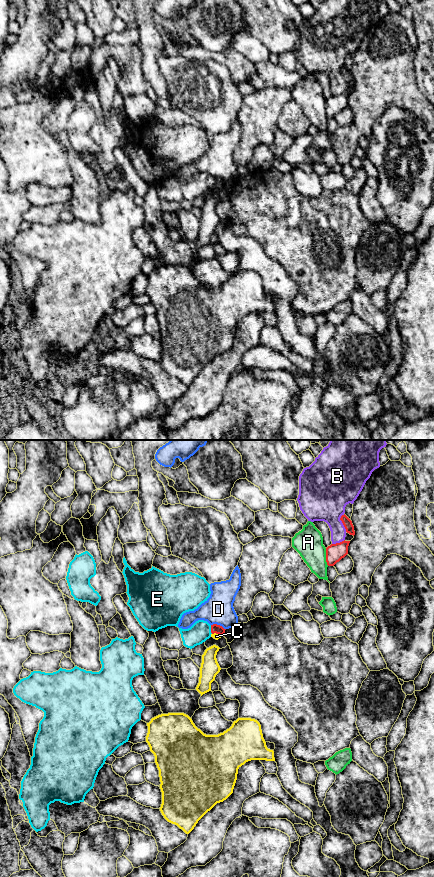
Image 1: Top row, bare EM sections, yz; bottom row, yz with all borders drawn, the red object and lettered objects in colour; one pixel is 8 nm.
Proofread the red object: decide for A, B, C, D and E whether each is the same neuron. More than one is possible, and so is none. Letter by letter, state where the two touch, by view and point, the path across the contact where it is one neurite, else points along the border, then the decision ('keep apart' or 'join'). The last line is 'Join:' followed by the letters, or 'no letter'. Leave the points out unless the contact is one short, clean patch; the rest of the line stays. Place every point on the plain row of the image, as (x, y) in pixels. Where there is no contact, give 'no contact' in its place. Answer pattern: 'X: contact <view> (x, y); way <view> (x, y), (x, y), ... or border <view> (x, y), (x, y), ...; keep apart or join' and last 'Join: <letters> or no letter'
A: contact yz (326, 109); border yz (325, 100), (325, 113), (328, 117); keep apart
B: contact yz (342, 74); keep apart
C: contact yz (217, 185); keep apart
D: contact yz (218, 177); keep apart
E: contact yz (211, 181); keep apart
Join: no letter

